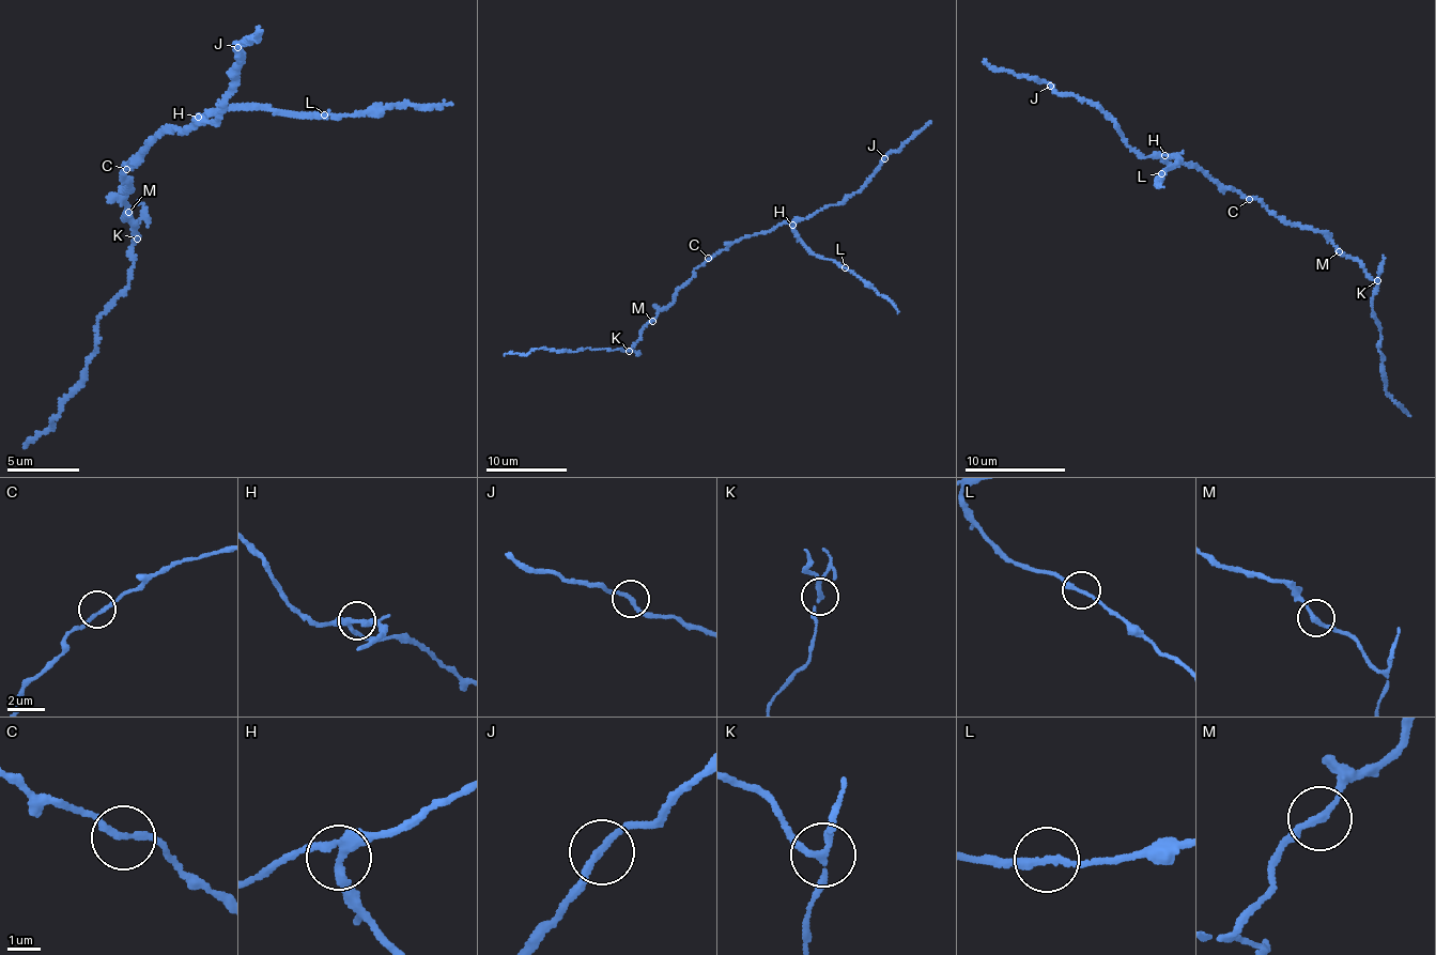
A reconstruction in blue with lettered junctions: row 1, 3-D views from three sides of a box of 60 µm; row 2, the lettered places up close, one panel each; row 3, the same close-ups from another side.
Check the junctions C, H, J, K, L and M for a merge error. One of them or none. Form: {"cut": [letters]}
{"cut": ["K"]}

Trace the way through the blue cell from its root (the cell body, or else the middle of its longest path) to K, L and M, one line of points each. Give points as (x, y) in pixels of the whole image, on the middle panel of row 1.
K: (708, 260), (694, 271), (690, 281), (677, 291), (675, 298), (645, 324), (630, 351)
L: (708, 260), (742, 237), (767, 232), (783, 224), (793, 224), (794, 232), (814, 255), (834, 260), (845, 267)
M: (708, 260), (694, 271), (690, 281), (677, 291), (675, 298), (652, 321)

